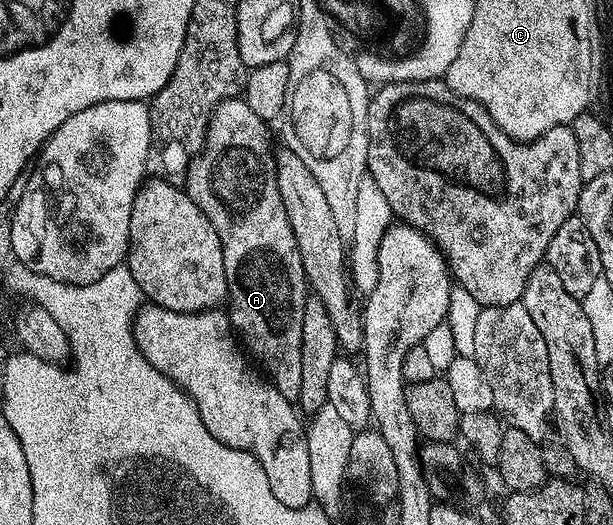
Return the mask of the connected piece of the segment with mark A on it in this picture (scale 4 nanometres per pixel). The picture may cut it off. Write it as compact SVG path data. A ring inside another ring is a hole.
M232 98L219 103L211 111L203 148L191 161L189 195L205 218L209 218L213 230L217 230L217 238L221 238L232 329L241 337L245 348L247 343L246 351L263 363L262 371L270 377L273 387L286 400L295 402L301 390L301 314L305 310L309 285L301 266L297 238L293 238L293 226L289 226L277 190L275 154L273 143L267 137L267 128L265 121L249 110L246 99Z

